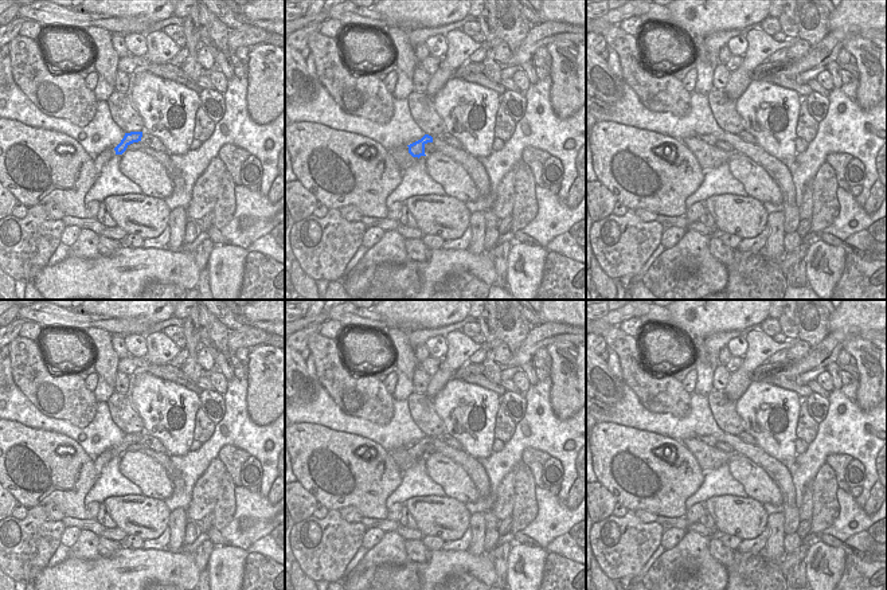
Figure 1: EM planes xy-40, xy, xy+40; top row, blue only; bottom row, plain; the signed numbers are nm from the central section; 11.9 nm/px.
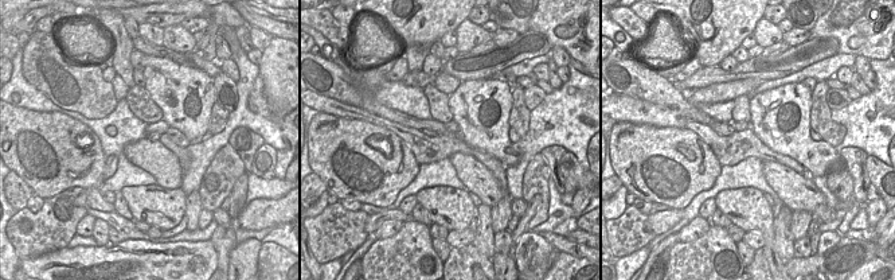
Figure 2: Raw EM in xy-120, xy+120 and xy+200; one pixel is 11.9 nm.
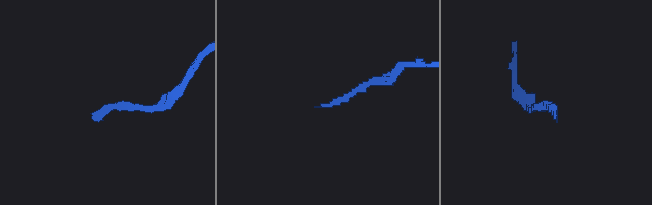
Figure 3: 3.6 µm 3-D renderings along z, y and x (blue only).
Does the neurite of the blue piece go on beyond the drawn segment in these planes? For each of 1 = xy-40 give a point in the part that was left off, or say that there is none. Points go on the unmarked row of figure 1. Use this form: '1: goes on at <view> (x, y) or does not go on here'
1: goes on at xy-40 (105, 457)

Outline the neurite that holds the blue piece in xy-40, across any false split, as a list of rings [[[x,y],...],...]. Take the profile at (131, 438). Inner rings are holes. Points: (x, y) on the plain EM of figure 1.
[[[130,433],[125,434],[124,439],[121,444],[114,449],[114,450],[106,450],[102,454],[97,457],[94,461],[94,469],[97,476],[101,474],[103,466],[114,457],[114,456],[122,456],[126,449],[133,445],[141,442],[142,433]]]

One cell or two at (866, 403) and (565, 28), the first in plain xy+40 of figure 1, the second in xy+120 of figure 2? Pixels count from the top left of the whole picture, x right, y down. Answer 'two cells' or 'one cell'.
one cell

